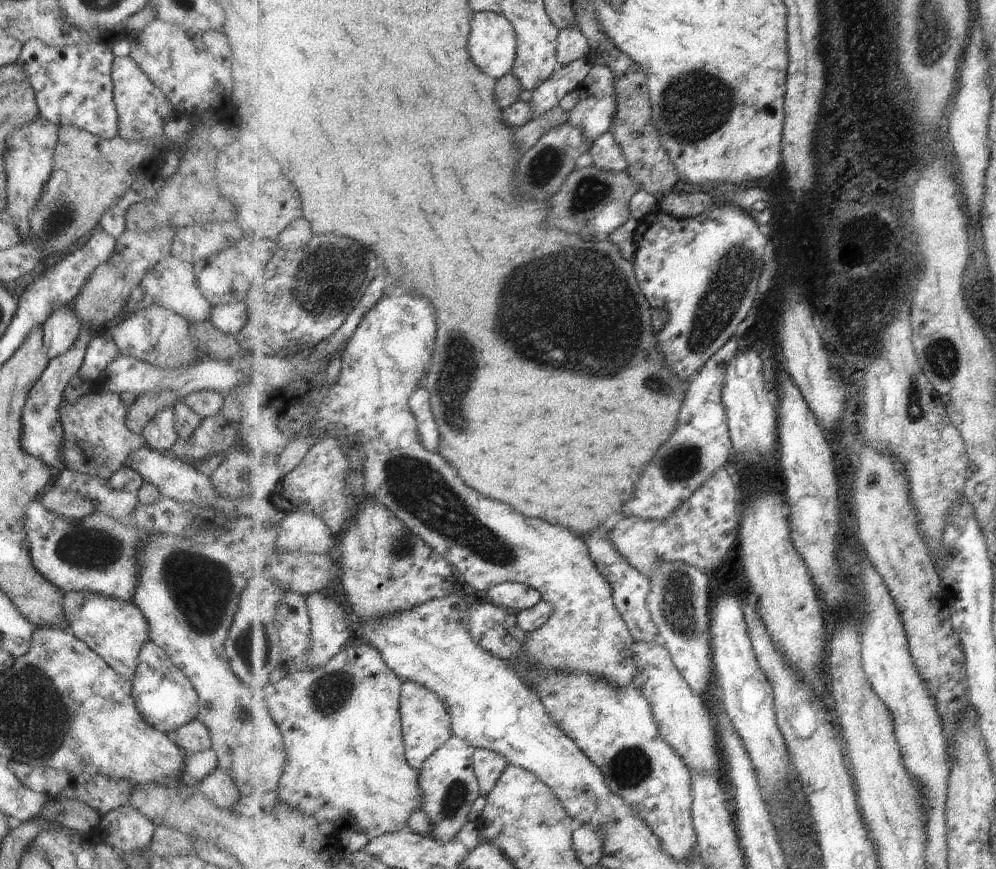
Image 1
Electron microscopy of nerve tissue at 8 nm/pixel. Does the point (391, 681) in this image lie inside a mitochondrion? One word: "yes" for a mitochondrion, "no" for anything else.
no

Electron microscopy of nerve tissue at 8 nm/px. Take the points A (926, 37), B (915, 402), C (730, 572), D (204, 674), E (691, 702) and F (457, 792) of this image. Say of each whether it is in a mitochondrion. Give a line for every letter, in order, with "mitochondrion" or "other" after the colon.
A: mitochondrion
B: mitochondrion
C: other
D: other
E: other
F: mitochondrion

